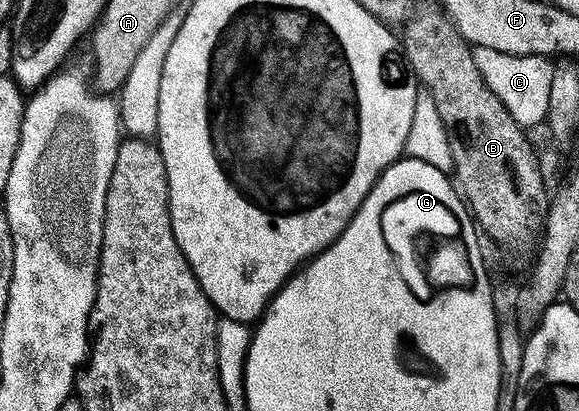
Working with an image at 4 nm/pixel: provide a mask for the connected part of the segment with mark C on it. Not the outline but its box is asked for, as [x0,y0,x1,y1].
[473,46,553,126]

